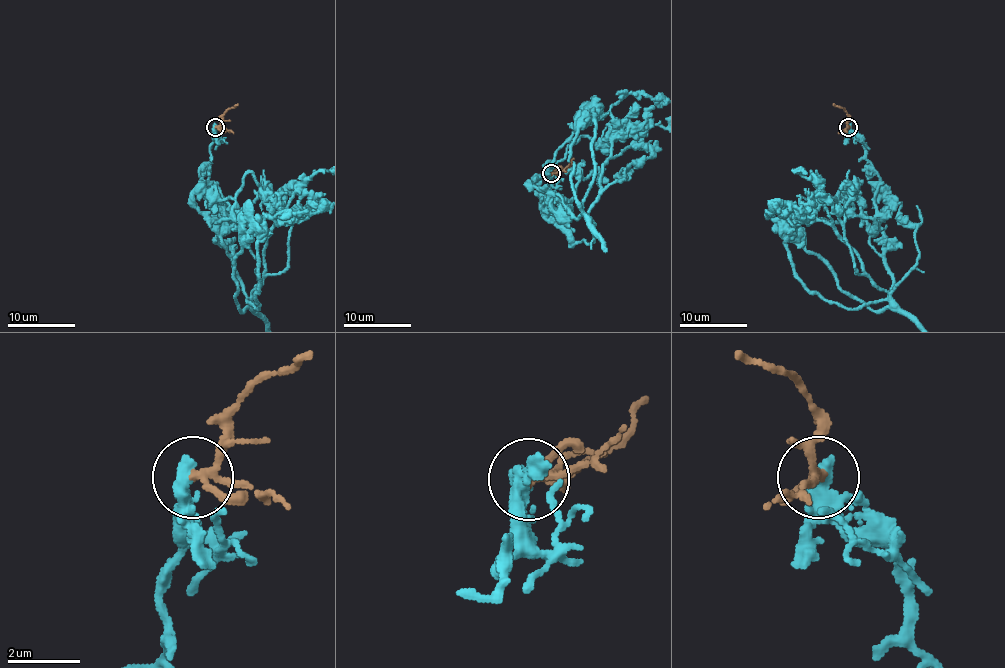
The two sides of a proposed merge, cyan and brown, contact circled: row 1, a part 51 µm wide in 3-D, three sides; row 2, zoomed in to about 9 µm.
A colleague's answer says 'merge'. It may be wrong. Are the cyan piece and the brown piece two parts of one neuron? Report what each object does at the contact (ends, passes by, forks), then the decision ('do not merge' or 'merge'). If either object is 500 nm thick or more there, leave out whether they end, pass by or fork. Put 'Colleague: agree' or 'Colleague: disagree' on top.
Colleague: agree
cyan passes by; brown forks; merge

